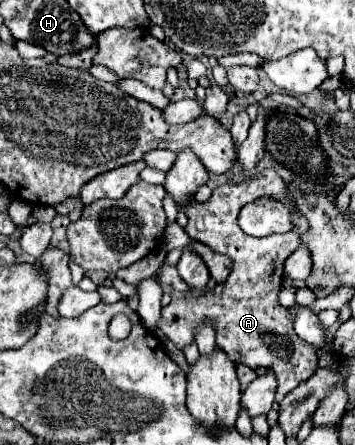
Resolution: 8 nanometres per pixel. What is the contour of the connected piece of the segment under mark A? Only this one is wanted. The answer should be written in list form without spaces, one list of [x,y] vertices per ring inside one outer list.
[[[262,170],[240,184],[226,184],[212,192],[206,202],[192,202],[188,204],[186,216],[188,226],[184,228],[186,234],[216,252],[228,254],[234,262],[234,268],[226,282],[216,284],[216,288],[208,290],[198,298],[172,298],[168,306],[162,308],[160,330],[168,340],[172,340],[178,348],[188,346],[194,342],[196,326],[200,326],[206,318],[212,318],[216,324],[216,340],[218,346],[230,356],[236,364],[246,364],[250,368],[258,366],[272,366],[278,378],[278,394],[276,402],[280,402],[290,390],[294,390],[300,382],[308,380],[318,370],[316,348],[294,332],[292,312],[278,304],[278,292],[282,290],[282,276],[284,276],[284,260],[298,248],[300,234],[308,230],[308,222],[296,212],[294,224],[296,228],[282,234],[282,236],[268,236],[268,238],[252,238],[244,234],[238,226],[238,212],[240,208],[258,196],[272,196],[278,198],[288,208],[294,202],[286,194],[284,180],[274,170]]]

